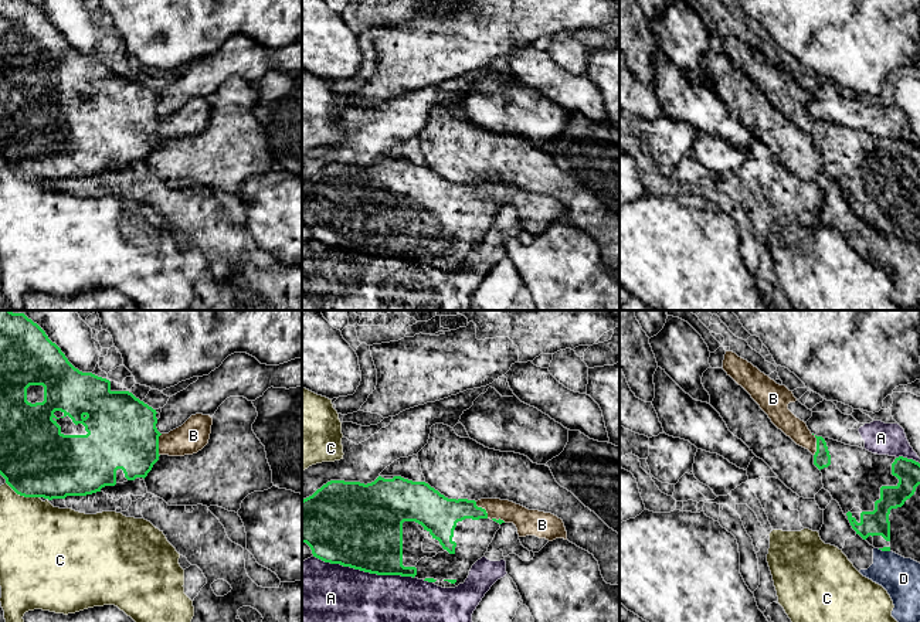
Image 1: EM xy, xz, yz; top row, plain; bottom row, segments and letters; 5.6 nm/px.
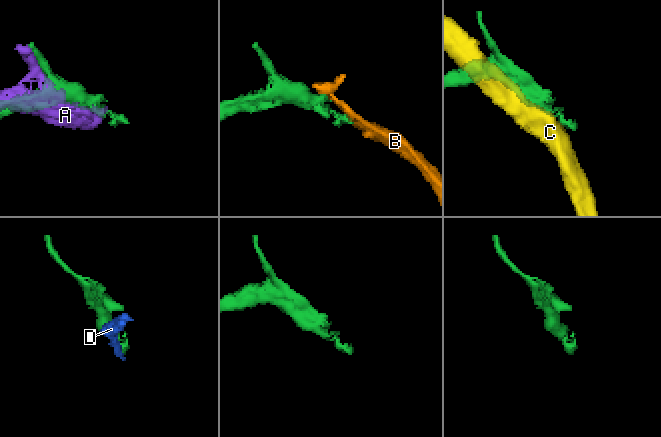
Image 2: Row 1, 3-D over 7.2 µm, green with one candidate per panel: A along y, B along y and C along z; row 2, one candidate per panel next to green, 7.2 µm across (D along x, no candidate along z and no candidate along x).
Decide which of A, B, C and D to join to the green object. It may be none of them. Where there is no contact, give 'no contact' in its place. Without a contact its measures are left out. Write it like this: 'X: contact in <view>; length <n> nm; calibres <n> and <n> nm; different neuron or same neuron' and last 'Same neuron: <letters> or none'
A: contact in xz; length 600 nm; calibres 480 and 340 nm; different neuron
B: contact in yz; length 130 nm; calibres 100 and 120 nm; same neuron
C: contact in xy; length 220 nm; calibres 420 and 400 nm; different neuron
D: contact in yz; length 70 nm; calibres 30 and 220 nm; different neuron
Same neuron: B

